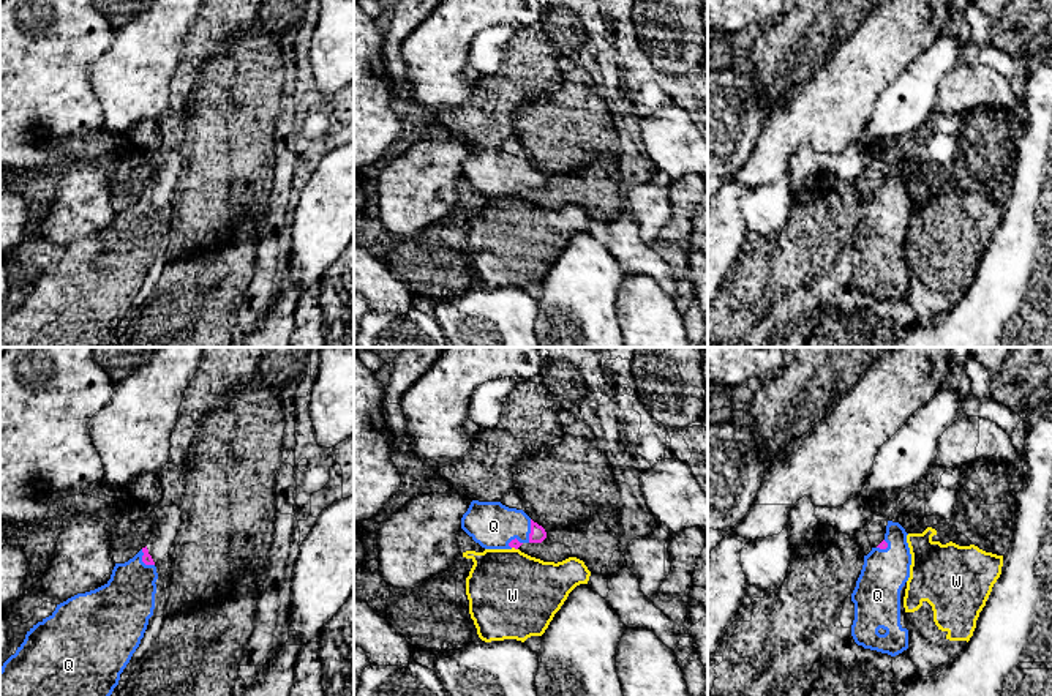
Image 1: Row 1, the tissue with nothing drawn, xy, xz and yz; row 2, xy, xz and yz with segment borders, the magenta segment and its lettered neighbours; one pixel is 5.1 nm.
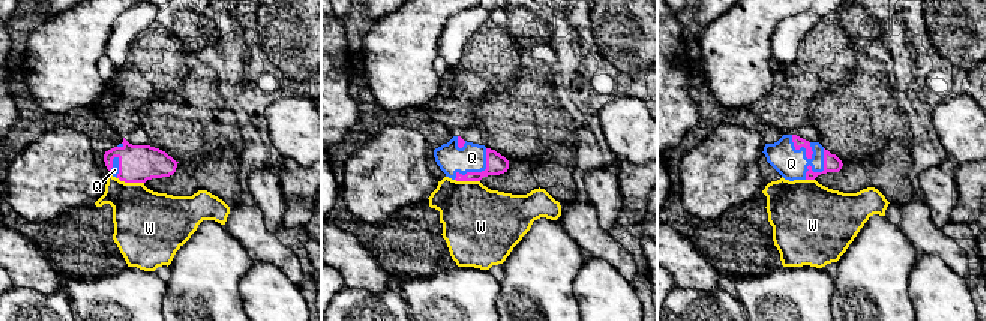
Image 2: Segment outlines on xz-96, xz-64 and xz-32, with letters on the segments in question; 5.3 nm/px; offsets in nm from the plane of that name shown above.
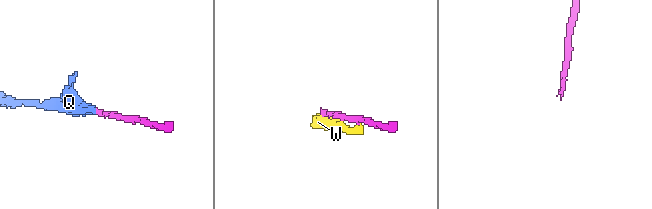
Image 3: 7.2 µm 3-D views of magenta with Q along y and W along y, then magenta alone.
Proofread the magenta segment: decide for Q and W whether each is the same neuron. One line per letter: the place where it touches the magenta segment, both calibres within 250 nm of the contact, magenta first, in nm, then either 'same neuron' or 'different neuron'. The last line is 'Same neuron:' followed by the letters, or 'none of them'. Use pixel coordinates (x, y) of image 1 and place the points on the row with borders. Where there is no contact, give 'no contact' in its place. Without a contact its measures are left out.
Q: meets magenta in xz at (531, 531); 80 nm thick on the magenta side, 240 nm on the other; same neuron
W: meets magenta in xz at (515, 548); 50 nm thick on the magenta side, 440 nm on the other; different neuron
Same neuron: Q

